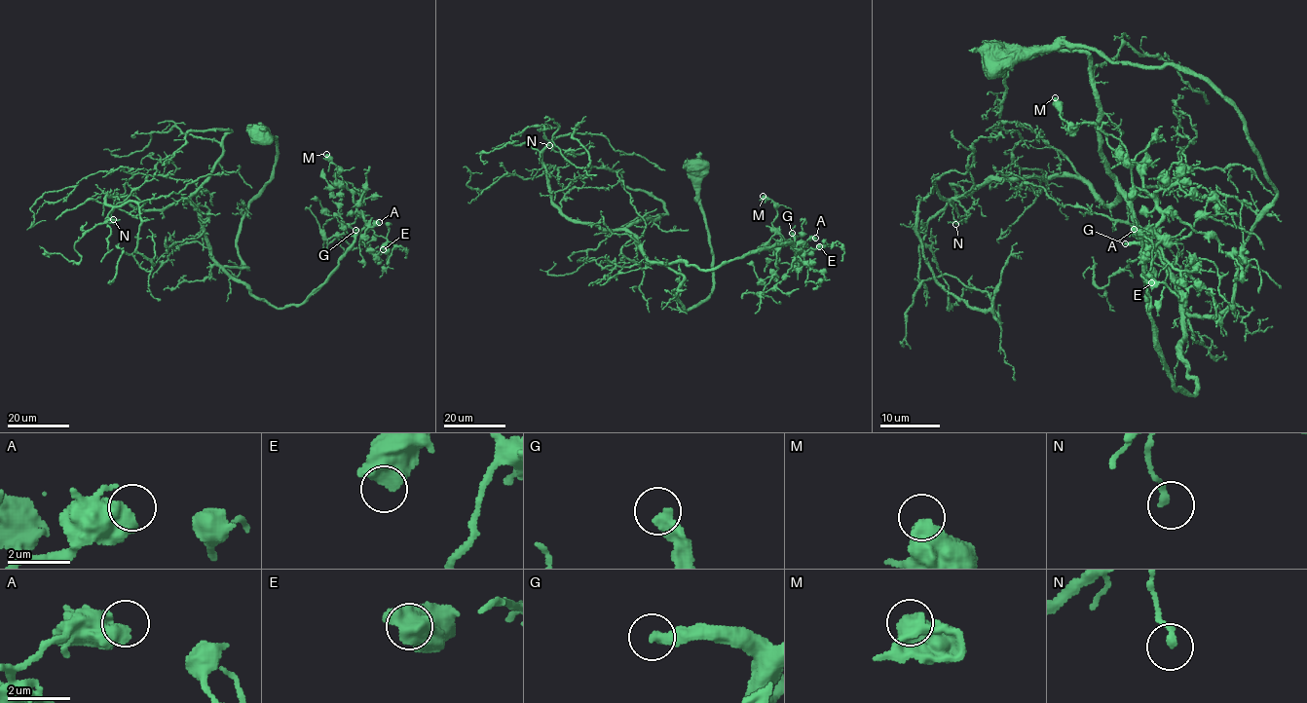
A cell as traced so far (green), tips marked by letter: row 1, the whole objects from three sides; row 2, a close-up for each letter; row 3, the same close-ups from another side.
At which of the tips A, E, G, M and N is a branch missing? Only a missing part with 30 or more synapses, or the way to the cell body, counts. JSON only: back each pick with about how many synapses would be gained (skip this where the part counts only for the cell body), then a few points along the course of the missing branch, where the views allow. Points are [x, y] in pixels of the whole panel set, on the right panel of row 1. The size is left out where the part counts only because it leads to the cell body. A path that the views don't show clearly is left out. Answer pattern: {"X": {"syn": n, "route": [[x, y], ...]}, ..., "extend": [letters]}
{"G": {"syn": 900, "route": [[1125, 243], [1095, 269], [1105, 209], [1095, 209], [1066, 174], [1023, 173], [1013, 187], [1023, 202], [990, 210]]}, "extend": ["G"]}

